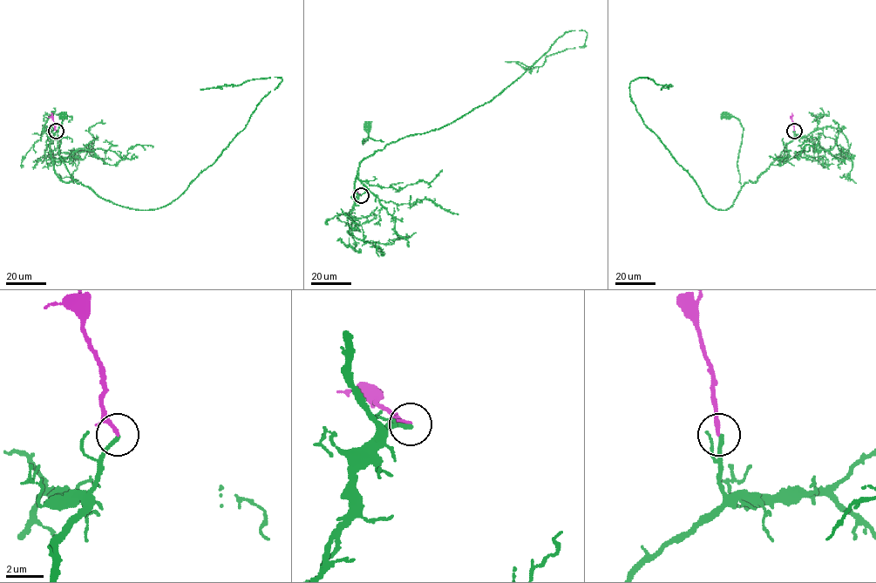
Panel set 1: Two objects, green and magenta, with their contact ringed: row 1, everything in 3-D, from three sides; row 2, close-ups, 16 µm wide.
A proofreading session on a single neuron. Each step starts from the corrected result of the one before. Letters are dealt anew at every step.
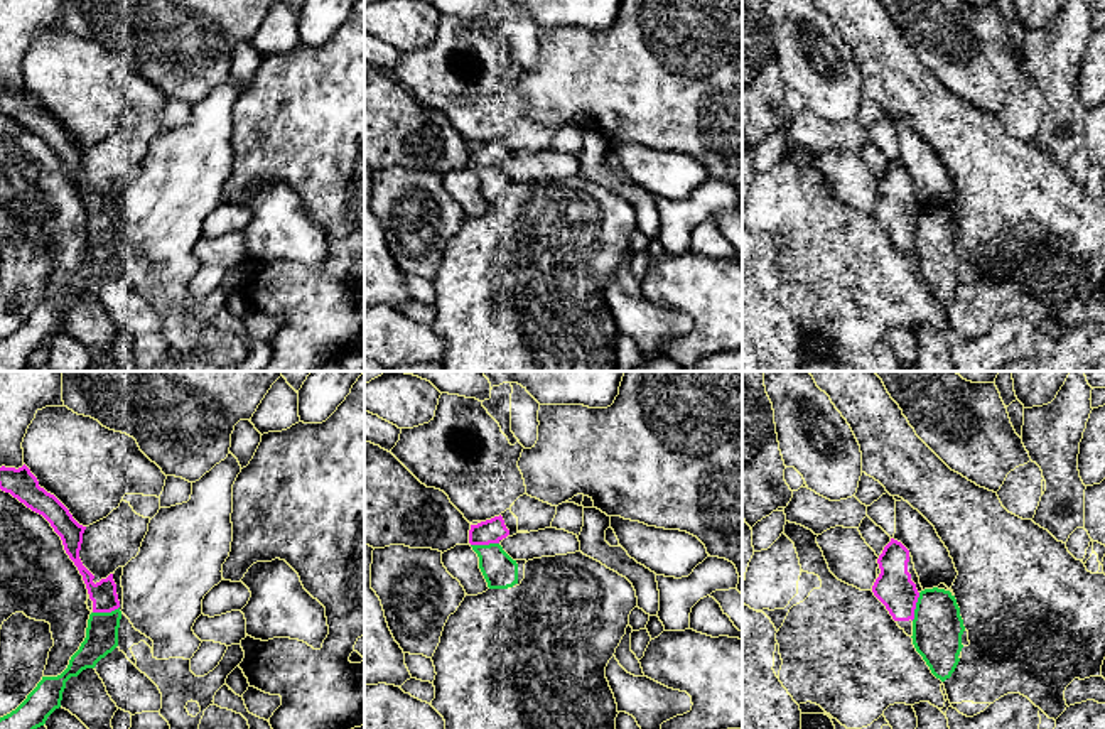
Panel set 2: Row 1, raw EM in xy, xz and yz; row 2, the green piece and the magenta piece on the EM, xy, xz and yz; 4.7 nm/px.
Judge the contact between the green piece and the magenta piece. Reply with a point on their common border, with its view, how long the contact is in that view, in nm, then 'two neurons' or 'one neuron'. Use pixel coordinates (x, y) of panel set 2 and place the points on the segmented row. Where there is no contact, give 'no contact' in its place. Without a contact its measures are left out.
contact xz (485, 545); length 140 nm; two neurons

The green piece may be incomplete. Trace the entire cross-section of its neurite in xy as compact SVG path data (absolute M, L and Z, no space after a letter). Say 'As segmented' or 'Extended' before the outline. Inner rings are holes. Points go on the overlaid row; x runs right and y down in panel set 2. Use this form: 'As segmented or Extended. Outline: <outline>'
As segmented. Outline: M121 611L91 613L86 638L71 656L67 668L57 677L42 677L27 699L10 714L0 717L0 729L37 729L61 707L66 682L78 677L118 646Z

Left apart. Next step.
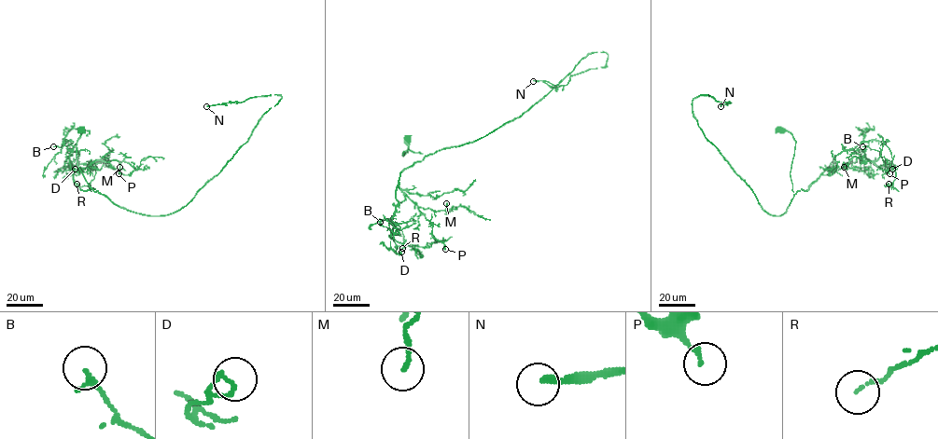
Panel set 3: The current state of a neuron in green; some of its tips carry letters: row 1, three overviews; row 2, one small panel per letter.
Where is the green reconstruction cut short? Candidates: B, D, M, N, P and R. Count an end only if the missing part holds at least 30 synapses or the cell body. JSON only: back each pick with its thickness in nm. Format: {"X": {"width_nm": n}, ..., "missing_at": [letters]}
{"N": {"width_nm": 200}, "missing_at": ["N"]}

